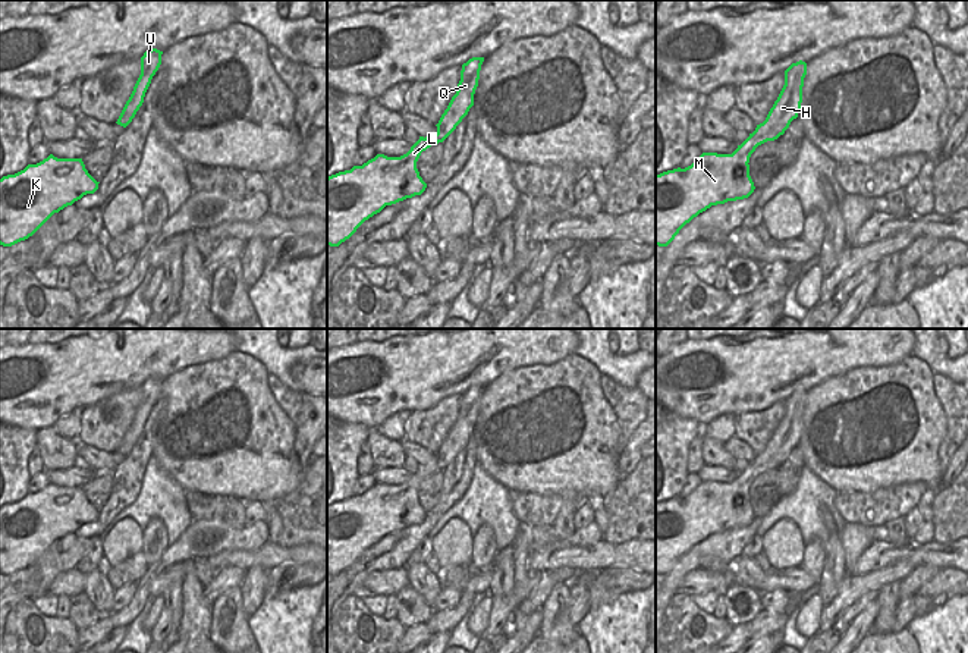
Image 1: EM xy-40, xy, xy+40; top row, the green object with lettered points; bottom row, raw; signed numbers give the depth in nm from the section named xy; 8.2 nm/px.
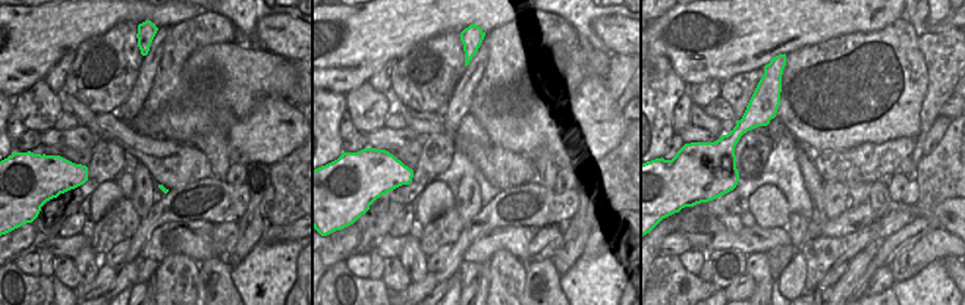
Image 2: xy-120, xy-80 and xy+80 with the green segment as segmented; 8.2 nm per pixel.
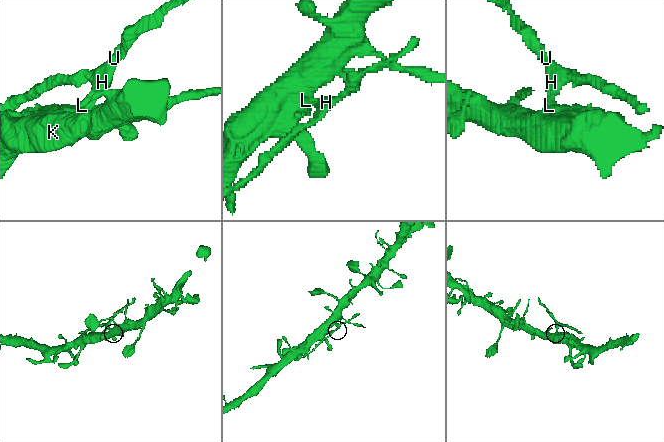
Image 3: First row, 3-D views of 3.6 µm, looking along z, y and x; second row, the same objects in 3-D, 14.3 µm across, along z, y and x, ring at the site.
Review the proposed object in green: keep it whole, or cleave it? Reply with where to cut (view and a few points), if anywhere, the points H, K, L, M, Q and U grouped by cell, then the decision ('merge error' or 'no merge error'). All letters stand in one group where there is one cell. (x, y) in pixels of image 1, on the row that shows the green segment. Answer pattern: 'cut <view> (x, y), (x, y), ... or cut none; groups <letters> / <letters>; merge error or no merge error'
cut xy+40 (750, 134), (758, 144); groups H Q U / K L M; merge error

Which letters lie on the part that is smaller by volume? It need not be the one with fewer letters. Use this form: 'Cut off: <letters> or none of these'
Cut off: H, Q, U

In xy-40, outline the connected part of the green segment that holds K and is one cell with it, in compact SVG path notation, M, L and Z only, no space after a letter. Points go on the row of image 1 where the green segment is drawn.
M50 154L37 164L0 179L0 245L12 247L32 236L54 213L59 213L87 194L94 194L98 183L85 169L82 158L57 158Z

